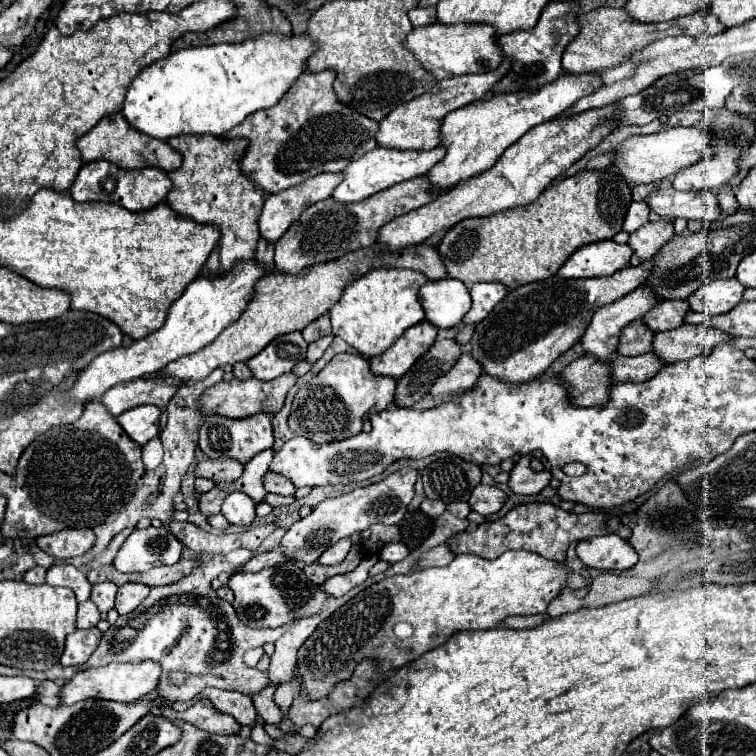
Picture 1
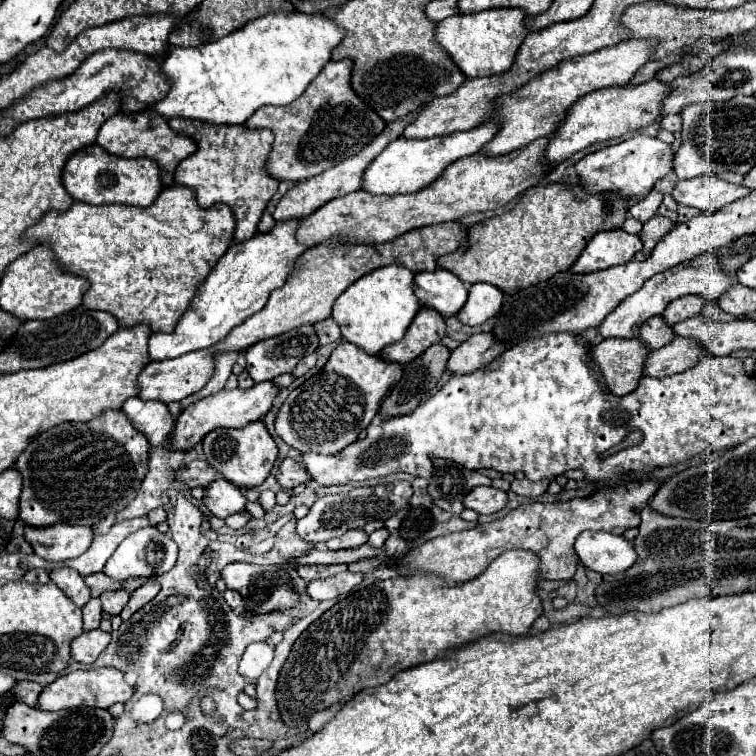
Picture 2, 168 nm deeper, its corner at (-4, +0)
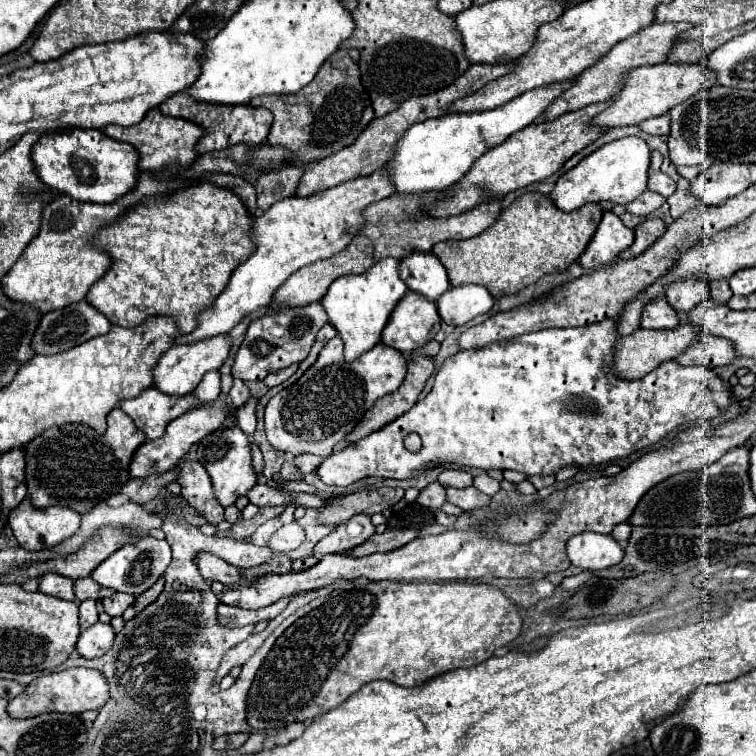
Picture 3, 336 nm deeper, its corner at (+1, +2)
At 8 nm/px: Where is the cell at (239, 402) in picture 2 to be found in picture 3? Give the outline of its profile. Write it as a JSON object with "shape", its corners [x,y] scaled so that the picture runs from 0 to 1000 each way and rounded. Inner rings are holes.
{"shape":[[[292,524],[290,529],[284,532],[274,532],[271,537],[263,537],[253,545],[245,545],[242,550],[231,553],[224,563],[221,563],[221,571],[208,579],[208,582],[192,582],[181,598],[176,601],[176,608],[171,614],[171,627],[173,632],[192,632],[192,630],[200,630],[200,627],[213,627],[213,624],[224,624],[224,619],[231,619],[237,616],[237,611],[242,608],[242,603],[250,598],[250,593],[263,585],[271,574],[279,574],[284,571],[295,558],[298,558],[298,550],[300,550],[300,542],[298,542],[298,534],[303,534],[303,529],[298,524]]]}

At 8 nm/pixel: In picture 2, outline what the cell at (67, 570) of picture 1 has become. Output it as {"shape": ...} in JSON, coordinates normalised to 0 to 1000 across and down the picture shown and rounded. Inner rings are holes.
{"shape":[[[74,751],[66,757],[66,767],[87,786],[93,788],[101,802],[111,802],[119,794],[119,778],[111,770],[111,762],[106,762],[95,751]]]}

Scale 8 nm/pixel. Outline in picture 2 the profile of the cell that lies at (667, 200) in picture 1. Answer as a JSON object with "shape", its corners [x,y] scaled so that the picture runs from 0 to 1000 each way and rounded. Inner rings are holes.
{"shape":[[[929,233],[915,238],[902,238],[892,246],[889,262],[894,270],[923,275],[931,283],[944,283],[960,270],[989,259],[992,251],[984,246],[971,246],[950,233]]]}

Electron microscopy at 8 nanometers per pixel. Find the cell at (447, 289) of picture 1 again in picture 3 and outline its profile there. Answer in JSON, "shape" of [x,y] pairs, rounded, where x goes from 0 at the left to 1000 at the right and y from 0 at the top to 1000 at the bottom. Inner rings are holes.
{"shape":[[[546,333],[528,347],[528,365],[541,384],[578,397],[597,381],[589,352],[570,333]]]}

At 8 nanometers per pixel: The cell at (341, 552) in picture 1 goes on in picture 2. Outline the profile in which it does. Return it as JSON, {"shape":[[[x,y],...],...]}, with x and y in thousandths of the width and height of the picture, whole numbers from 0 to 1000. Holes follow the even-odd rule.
{"shape":[[[463,701],[458,706],[452,706],[450,712],[442,712],[442,714],[434,714],[431,717],[431,725],[434,728],[458,728],[458,725],[474,725],[479,720],[484,720],[487,714],[487,706],[481,701]]]}

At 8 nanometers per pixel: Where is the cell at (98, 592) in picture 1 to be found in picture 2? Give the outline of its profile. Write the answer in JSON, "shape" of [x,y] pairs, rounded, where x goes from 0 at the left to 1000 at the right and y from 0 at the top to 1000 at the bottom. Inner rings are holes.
{"shape":[[[140,780],[140,786],[132,786],[132,796],[135,796],[135,804],[138,804],[138,810],[143,810],[146,815],[151,815],[151,812],[159,812],[161,810],[161,804],[167,802],[167,796],[169,796],[169,791],[172,791],[172,786],[164,780]]]}

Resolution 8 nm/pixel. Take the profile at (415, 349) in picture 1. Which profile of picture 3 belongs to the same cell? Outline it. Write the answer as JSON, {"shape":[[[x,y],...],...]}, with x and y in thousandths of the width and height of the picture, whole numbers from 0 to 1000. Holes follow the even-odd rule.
{"shape":[[[536,386],[517,413],[515,429],[507,437],[507,452],[530,468],[544,468],[546,463],[570,452],[583,431],[578,402],[552,392],[549,386]]]}

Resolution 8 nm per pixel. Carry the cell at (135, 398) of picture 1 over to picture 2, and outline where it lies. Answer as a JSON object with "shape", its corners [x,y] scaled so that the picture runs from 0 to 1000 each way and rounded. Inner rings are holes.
{"shape":[[[259,463],[249,466],[238,474],[228,474],[220,479],[198,479],[183,497],[183,526],[185,529],[212,529],[217,534],[235,532],[246,526],[249,521],[257,521],[275,505],[283,489],[283,471],[278,471],[278,463]]]}

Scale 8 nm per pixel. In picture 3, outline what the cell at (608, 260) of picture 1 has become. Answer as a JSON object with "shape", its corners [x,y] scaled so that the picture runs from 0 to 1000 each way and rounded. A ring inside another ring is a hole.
{"shape":[[[798,280],[798,291],[784,312],[784,317],[779,320],[776,331],[769,336],[766,349],[771,354],[792,354],[800,352],[806,347],[811,347],[811,341],[816,341],[827,328],[832,328],[837,323],[837,304],[829,302],[819,286],[813,286],[811,280]]]}

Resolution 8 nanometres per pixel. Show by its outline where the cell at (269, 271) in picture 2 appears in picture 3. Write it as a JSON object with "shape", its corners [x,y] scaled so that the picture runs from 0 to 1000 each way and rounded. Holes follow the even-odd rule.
{"shape":[[[496,225],[488,233],[464,235],[459,241],[451,241],[448,246],[414,254],[409,259],[382,259],[361,270],[353,280],[348,280],[337,291],[335,320],[340,331],[327,341],[327,347],[311,354],[300,381],[282,399],[282,405],[261,418],[263,431],[253,442],[237,444],[231,455],[247,455],[276,444],[300,442],[316,429],[321,418],[353,407],[366,381],[385,362],[390,362],[396,354],[406,349],[414,349],[417,344],[427,344],[451,333],[478,304],[478,296],[483,294],[478,280],[488,270],[507,265],[517,257],[520,243],[515,243],[515,238],[504,233],[504,225]]]}

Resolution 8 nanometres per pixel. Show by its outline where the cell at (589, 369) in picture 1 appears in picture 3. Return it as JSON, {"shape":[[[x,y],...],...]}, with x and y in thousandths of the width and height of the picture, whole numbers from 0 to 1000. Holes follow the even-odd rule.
{"shape":[[[898,429],[896,434],[888,434],[888,437],[851,437],[851,434],[845,434],[840,442],[821,447],[821,452],[816,455],[816,466],[813,466],[813,474],[816,474],[813,487],[816,489],[813,492],[829,503],[851,500],[853,495],[866,489],[872,481],[877,481],[882,476],[893,476],[927,442],[930,439],[919,437],[917,429]]]}

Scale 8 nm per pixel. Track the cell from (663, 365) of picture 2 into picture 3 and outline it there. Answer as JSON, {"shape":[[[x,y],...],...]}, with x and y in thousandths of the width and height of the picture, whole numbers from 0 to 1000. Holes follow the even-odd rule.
{"shape":[[[933,442],[930,447],[925,447],[914,460],[909,460],[896,479],[898,481],[925,481],[925,484],[935,484],[935,487],[946,487],[946,484],[962,484],[967,481],[975,471],[970,455],[964,455],[964,450],[959,447],[948,447],[948,444],[938,444]]]}

